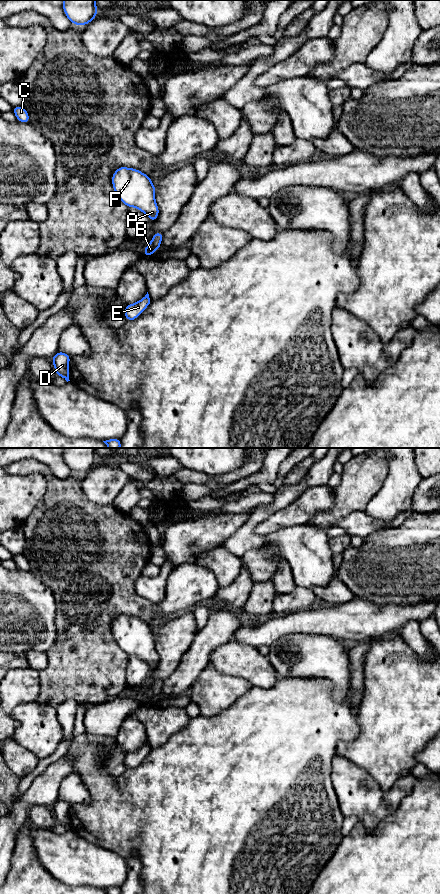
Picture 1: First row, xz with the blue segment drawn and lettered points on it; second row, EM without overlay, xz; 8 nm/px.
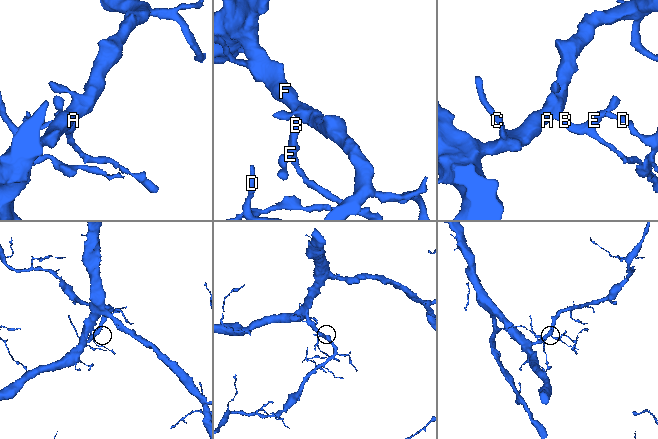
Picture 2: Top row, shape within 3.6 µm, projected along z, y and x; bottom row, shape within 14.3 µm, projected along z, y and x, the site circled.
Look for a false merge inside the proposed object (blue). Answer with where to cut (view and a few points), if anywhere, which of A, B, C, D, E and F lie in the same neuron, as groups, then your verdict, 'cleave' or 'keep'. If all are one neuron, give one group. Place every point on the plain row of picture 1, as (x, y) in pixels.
no cut | A B C D E F | keep

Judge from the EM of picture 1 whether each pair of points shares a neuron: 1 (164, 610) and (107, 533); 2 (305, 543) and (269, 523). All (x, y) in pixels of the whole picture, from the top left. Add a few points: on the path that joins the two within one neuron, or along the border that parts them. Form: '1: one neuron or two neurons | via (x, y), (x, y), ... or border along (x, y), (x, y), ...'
1: two neurons | border along (154, 605), (156, 617)
2: two neurons | border along (302, 523), (284, 526), (270, 532), (265, 537)

